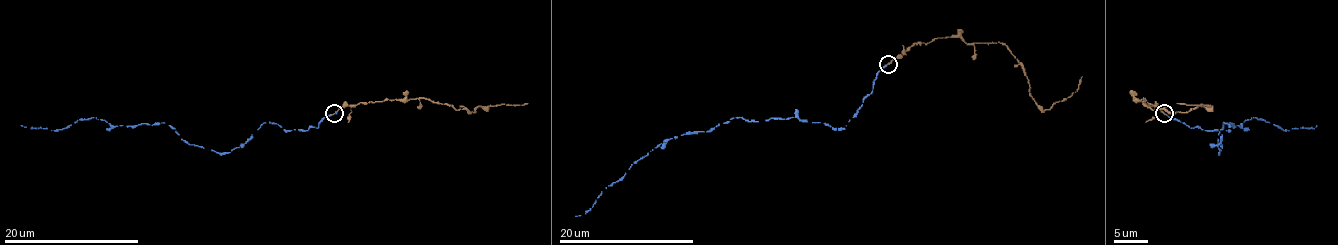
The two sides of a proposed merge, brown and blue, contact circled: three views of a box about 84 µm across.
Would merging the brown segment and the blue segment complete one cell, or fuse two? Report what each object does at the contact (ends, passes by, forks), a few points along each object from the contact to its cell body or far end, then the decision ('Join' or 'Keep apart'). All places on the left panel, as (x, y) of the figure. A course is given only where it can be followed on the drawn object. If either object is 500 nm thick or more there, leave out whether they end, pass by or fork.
At the ring brown ends. At the ring blue ends. Course of brown: (333, 113), (360, 103), (384, 99), (426, 98), (474, 113), (475, 108), (528, 103). Course of blue: (335, 113), (318, 128), (264, 123), (222, 153), (164, 123), (20, 125). Join

